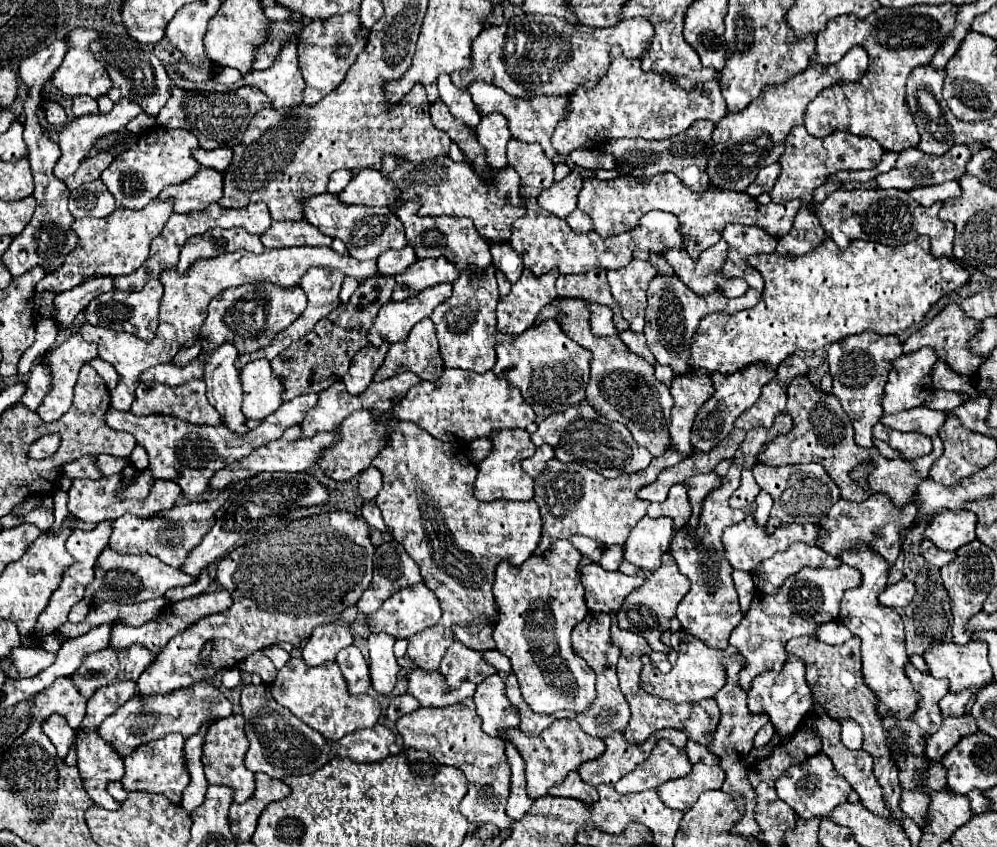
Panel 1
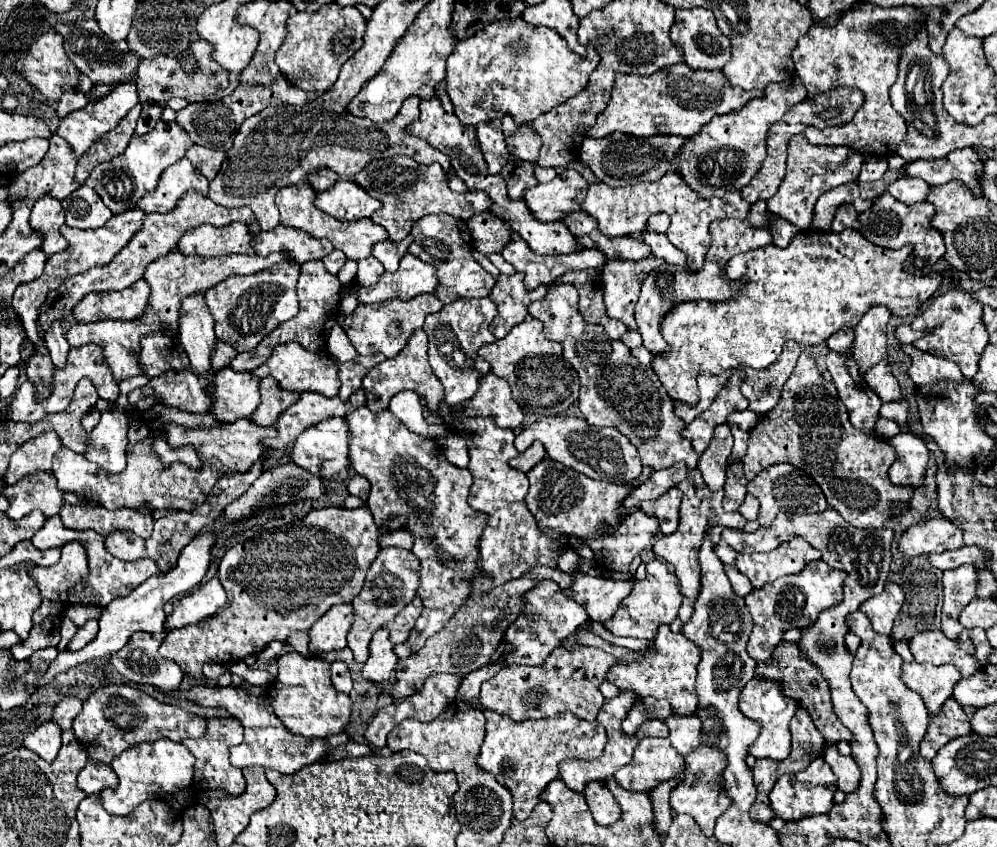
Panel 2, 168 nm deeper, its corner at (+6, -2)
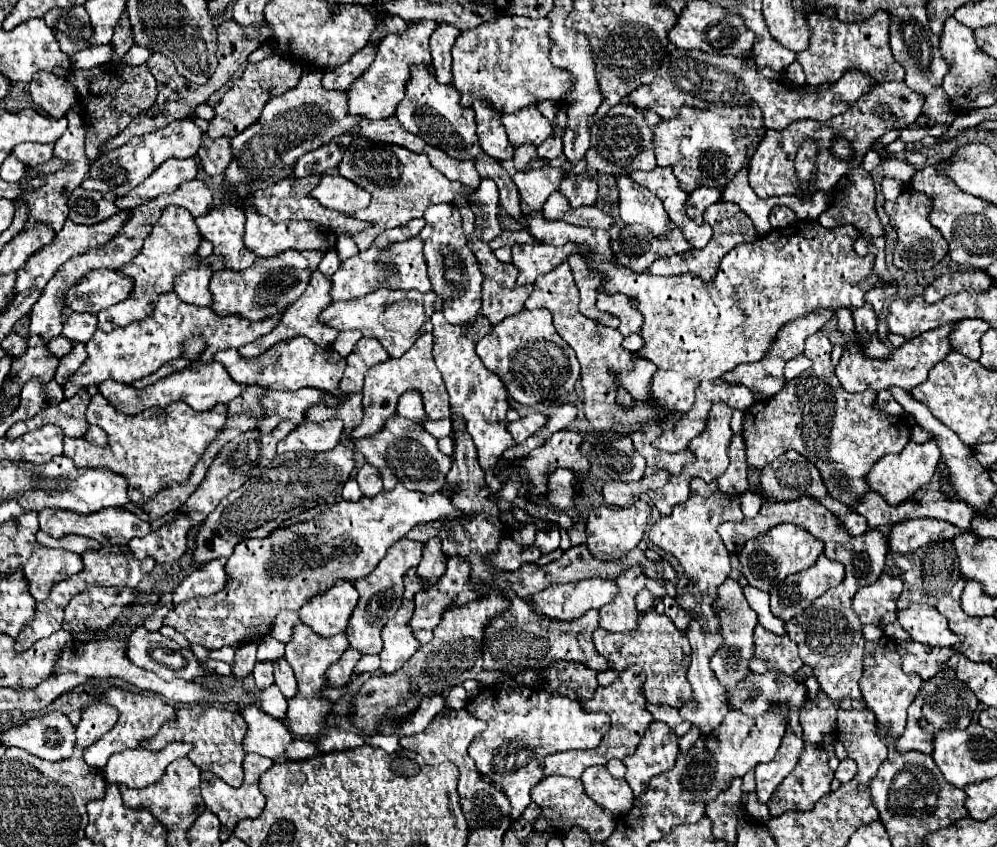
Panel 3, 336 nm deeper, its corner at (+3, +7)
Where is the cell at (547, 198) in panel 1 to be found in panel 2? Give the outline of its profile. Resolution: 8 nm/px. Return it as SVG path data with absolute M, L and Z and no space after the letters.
M562 169L554 181L524 191L524 203L540 221L564 221L564 217L580 211L584 199L584 177L574 169Z

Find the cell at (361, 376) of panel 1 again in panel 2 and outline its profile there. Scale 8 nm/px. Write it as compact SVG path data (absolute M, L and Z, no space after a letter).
M376 353L376 355L370 355L370 357L356 357L356 359L350 359L350 361L346 361L346 363L342 363L340 365L340 369L338 369L338 379L340 379L340 393L338 393L338 397L342 399L342 401L348 401L348 397L356 391L356 389L360 389L360 385L362 385L362 377L374 367L374 365L378 365L380 361L384 361L386 357L382 355L382 353Z

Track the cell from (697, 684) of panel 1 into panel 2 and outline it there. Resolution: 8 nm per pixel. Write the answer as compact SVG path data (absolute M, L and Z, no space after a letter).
M662 625L656 639L654 649L650 653L644 653L642 661L624 663L618 661L612 671L608 673L608 681L612 681L622 691L634 691L638 697L656 697L656 699L668 699L670 705L678 715L694 715L696 711L696 667L700 663L702 651L696 643L684 639L680 633L672 633L668 625Z

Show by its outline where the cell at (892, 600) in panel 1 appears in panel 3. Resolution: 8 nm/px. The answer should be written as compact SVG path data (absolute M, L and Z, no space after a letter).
M881 574L875 584L863 586L853 596L853 610L859 616L861 624L873 624L885 628L887 624L895 622L901 588L903 582L887 574Z

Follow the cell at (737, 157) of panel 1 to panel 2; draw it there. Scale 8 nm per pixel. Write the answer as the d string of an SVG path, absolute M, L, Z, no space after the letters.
M790 75L784 83L770 83L764 89L762 97L750 99L740 111L732 111L726 115L718 115L696 133L676 157L676 167L686 179L686 183L700 195L700 197L714 197L726 195L730 191L740 191L756 171L762 167L766 159L766 137L770 127L780 121L796 103L806 99L806 89L798 75Z

